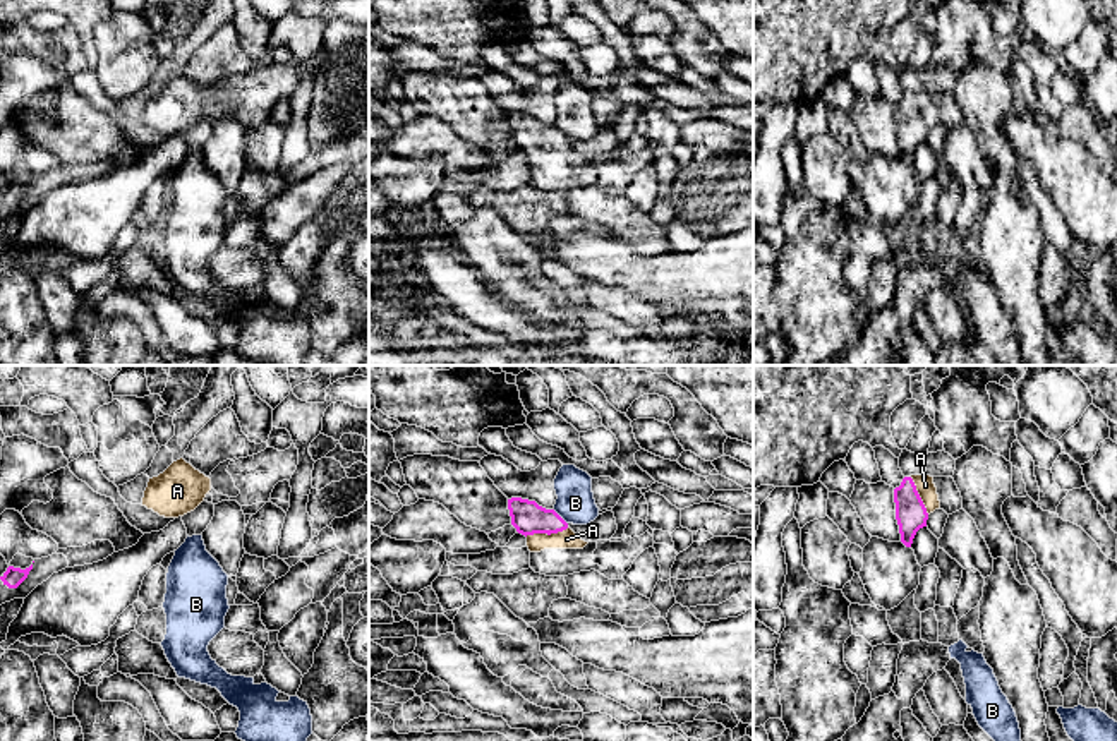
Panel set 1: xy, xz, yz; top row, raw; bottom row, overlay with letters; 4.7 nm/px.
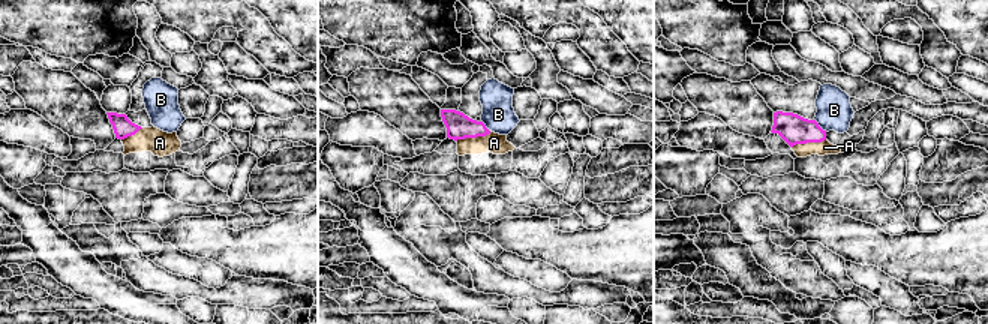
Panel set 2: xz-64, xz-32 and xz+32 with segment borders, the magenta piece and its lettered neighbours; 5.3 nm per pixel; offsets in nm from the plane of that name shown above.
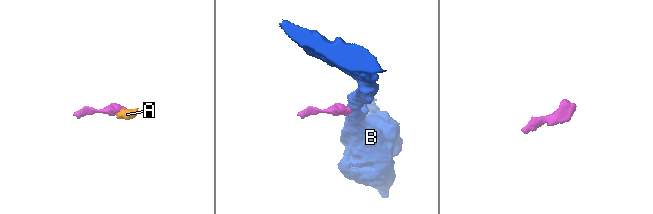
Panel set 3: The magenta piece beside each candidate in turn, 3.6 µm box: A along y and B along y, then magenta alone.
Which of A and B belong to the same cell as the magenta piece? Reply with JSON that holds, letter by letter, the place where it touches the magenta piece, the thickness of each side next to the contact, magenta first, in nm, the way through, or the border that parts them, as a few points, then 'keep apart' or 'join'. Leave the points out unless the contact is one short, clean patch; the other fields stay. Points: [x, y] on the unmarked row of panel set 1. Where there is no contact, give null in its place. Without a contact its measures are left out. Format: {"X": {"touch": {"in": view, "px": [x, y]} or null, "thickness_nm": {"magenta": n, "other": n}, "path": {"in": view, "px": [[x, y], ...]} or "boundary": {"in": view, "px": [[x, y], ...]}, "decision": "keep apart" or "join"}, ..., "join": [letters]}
{"A": {"touch": {"in": "xz", "px": [546, 148]}, "thickness_nm": {"magenta": 160, "other": 90}, "path": {"in": "xz", "px": [[527, 132], [546, 148], [567, 155]]}, "decision": "join"}, "B": {"touch": {"in": "xz", "px": [560, 132]}, "thickness_nm": {"magenta": 160, "other": 180}, "boundary": {"in": "xz", "px": [[553, 126], [567, 139]]}, "decision": "keep apart"}, "join": ["A"]}

